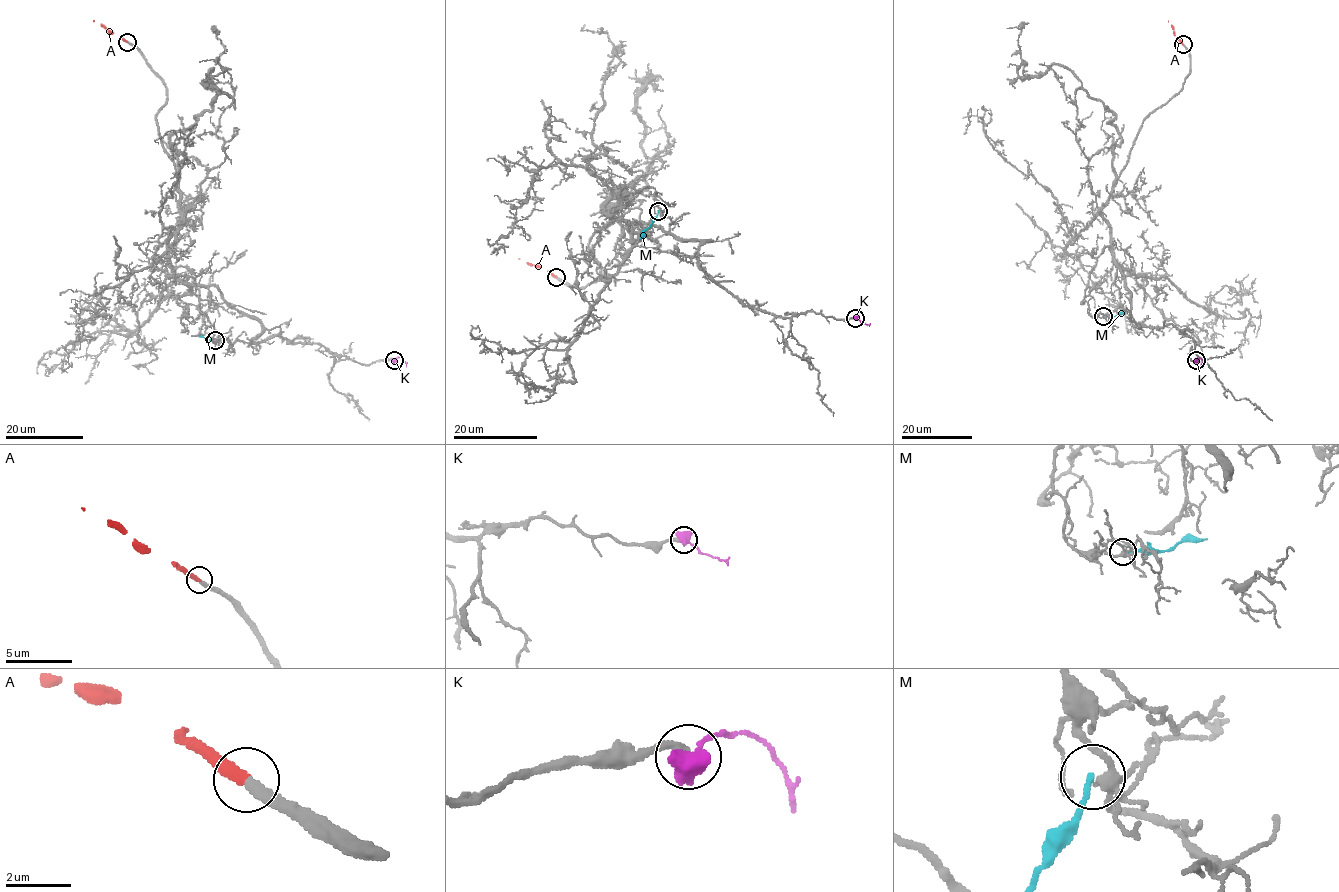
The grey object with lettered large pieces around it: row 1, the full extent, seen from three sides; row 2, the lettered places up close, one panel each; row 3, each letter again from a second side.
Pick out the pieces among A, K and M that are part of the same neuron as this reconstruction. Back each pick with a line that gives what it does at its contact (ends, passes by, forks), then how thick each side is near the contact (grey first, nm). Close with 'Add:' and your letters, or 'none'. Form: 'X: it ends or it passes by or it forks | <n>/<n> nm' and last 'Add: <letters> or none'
A: it ends | 320/360 nm
Add: A

